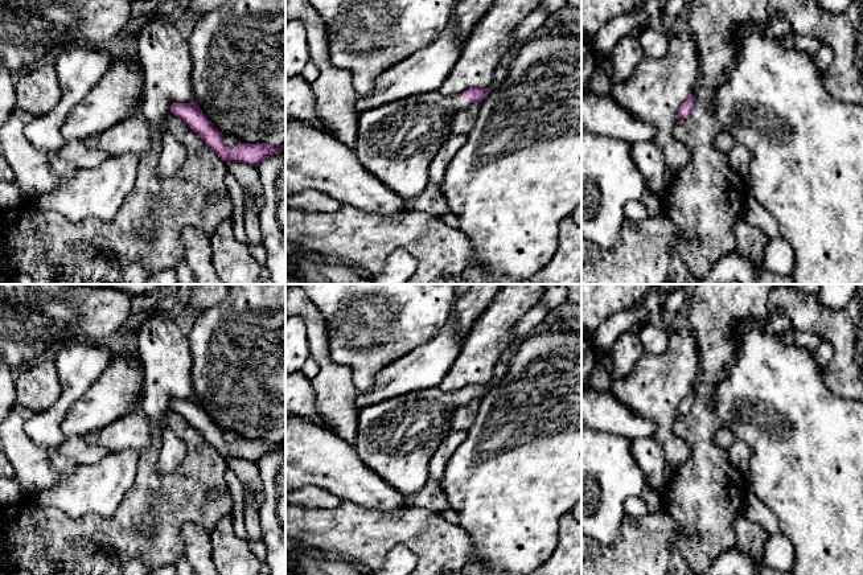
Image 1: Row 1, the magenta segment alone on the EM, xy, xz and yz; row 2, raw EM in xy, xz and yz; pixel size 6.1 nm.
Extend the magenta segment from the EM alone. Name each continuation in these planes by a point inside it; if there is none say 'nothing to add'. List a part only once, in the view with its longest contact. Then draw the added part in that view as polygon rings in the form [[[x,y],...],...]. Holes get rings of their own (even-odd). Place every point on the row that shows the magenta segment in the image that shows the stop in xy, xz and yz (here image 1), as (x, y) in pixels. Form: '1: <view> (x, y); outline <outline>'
1: xz (395, 142); outline [[[428,91],[369,108],[358,115],[353,151],[363,168],[396,196],[416,197],[430,184],[430,165],[452,134],[455,114],[468,106],[470,102],[461,95],[444,96]]]

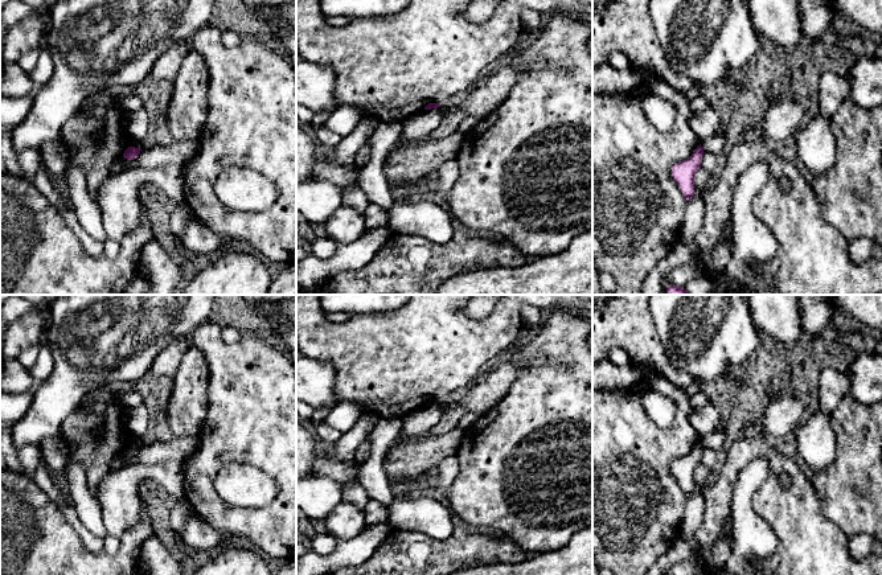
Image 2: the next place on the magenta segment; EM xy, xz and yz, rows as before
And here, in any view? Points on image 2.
nothing to add

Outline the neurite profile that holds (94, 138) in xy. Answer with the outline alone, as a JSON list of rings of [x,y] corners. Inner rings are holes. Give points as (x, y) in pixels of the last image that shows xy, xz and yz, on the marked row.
[[[103,96],[93,107],[85,102],[61,130],[58,141],[67,155],[66,168],[85,172],[94,202],[102,184],[110,177],[112,164],[130,145],[123,116],[116,98]]]

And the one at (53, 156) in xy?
[[[49,140],[40,148],[40,165],[44,165],[52,176],[62,176],[67,171],[67,155],[61,141]]]

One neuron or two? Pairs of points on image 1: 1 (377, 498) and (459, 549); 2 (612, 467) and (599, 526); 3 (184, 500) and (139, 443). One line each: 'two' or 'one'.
1: two
2: one
3: two

